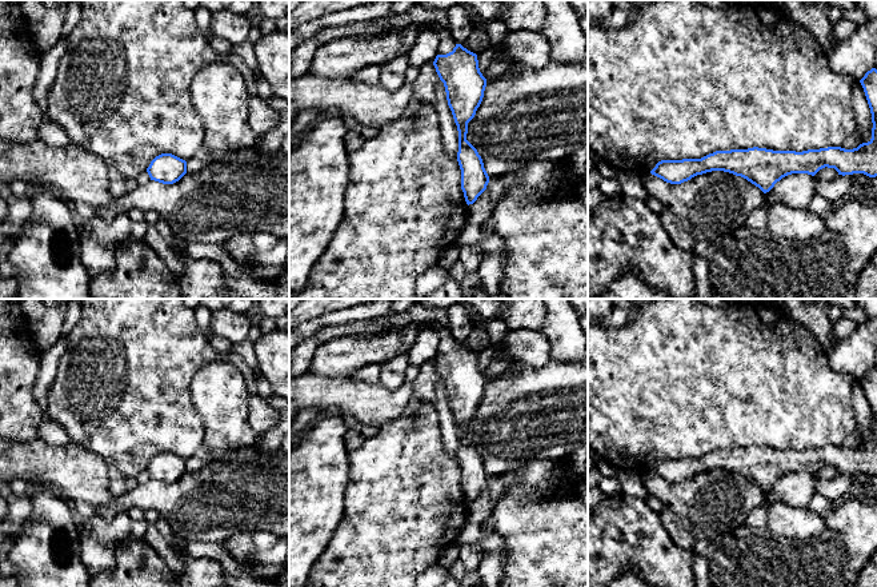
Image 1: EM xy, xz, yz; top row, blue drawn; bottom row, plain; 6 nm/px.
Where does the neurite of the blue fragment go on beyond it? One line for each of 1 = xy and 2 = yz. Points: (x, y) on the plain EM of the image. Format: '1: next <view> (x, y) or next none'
1: next none
2: next none

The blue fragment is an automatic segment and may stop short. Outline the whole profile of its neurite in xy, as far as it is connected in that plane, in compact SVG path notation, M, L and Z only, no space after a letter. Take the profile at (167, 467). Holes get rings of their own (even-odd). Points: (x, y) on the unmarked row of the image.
M161 452L151 460L147 471L151 479L173 483L187 472L187 460L172 452Z

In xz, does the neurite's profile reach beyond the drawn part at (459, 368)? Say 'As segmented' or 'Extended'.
Extended

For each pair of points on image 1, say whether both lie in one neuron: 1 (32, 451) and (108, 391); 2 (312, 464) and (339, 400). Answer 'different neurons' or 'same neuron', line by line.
1: different neurons
2: different neurons

